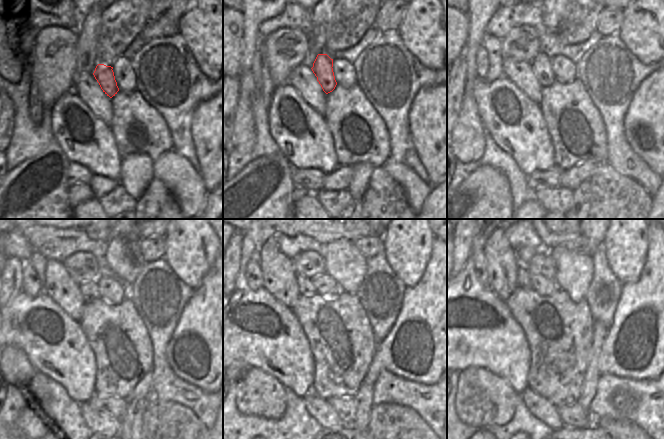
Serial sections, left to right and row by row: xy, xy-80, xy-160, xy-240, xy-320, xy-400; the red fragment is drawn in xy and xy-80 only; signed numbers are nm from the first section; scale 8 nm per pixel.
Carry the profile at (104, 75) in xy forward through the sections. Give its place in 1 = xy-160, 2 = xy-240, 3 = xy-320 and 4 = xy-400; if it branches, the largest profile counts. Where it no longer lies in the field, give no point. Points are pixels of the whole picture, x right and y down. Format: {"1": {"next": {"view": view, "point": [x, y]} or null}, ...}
{"1": {"next": {"view": "xy-160", "point": [541, 64]}}, "2": {"next": {"view": "xy-240", "point": [90, 292]}}, "3": {"next": {"view": "xy-320", "point": [307, 289]}}, "4": {"next": {"view": "xy-400", "point": [523, 275]}}}

